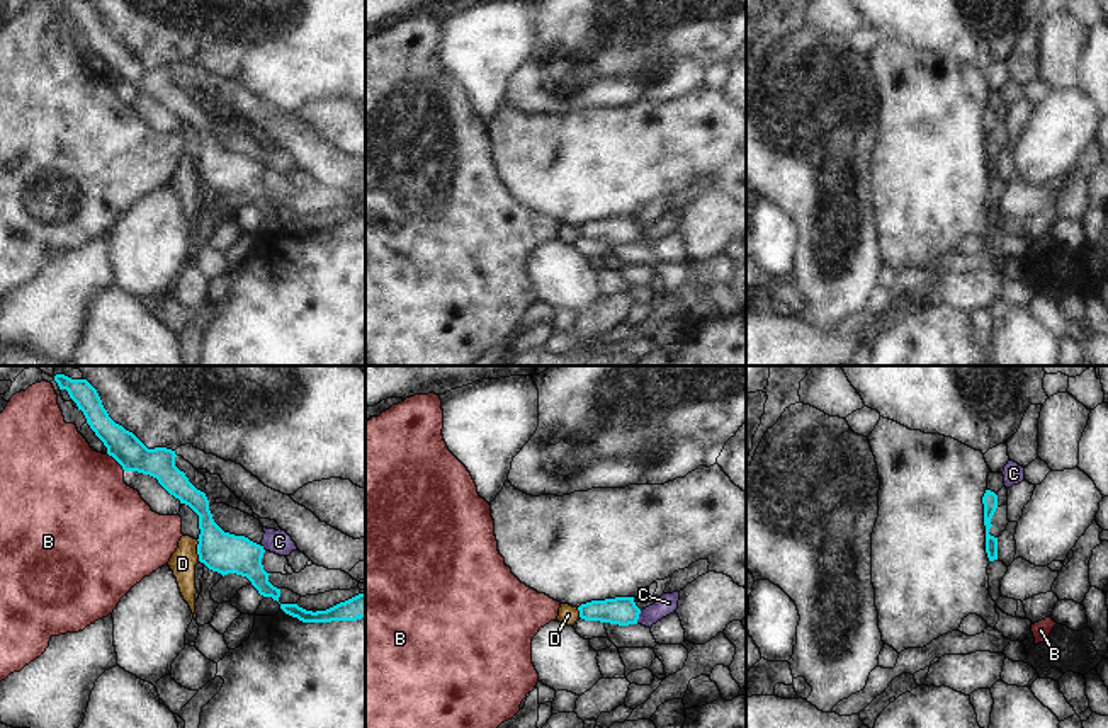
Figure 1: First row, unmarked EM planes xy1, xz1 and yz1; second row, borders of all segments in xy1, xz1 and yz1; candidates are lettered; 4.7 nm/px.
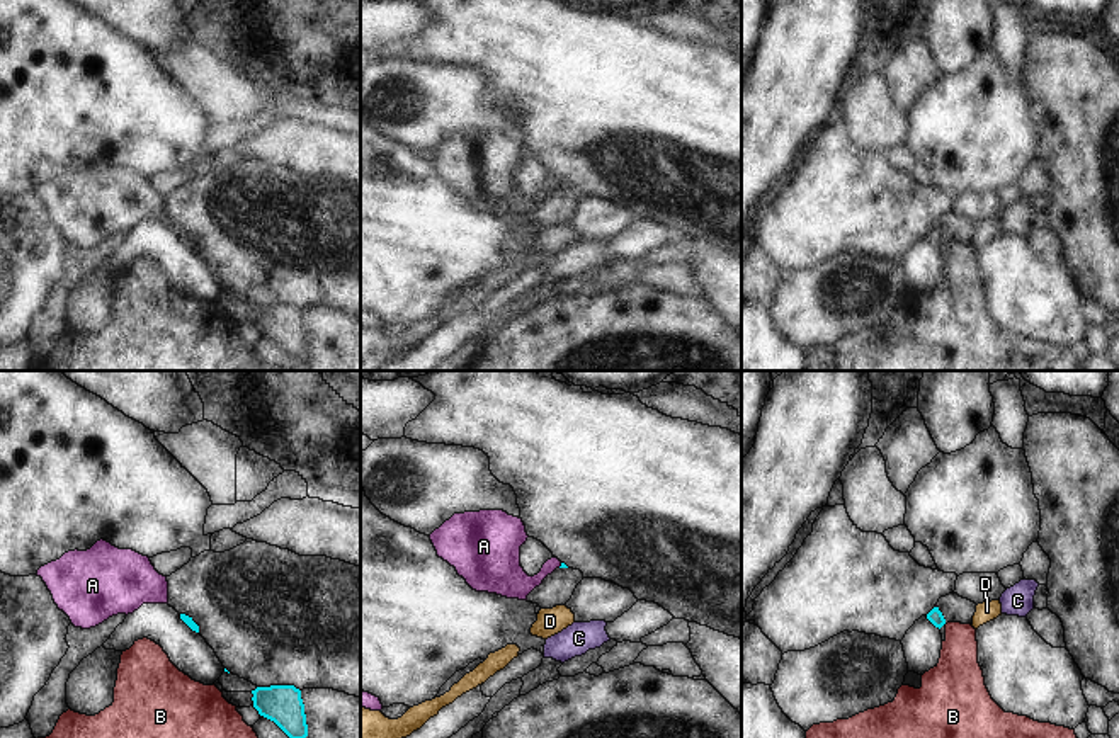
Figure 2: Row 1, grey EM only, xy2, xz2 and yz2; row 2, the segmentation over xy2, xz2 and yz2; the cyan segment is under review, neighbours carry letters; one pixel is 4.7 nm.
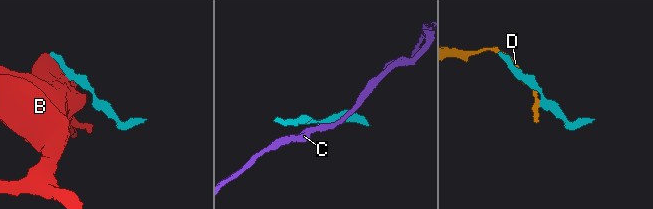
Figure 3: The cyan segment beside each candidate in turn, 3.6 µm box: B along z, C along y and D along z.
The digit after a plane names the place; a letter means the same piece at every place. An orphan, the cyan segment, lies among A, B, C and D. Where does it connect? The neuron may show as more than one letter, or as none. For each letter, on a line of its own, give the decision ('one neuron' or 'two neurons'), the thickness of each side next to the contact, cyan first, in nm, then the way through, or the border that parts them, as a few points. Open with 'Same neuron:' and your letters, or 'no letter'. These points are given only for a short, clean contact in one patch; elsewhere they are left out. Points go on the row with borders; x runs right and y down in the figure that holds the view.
Same neuron: A
A: one neuron | 20/160 nm | across xz2 (563, 565), (562, 565), (512, 582)
B: two neurons | 150/460 nm | along xy1 (106, 453), (124, 470)
C: two neurons | 140/90 nm | along xz1 (641, 611), (636, 623)
D: two neurons | 190/120 nm | along xy1 (196, 540), (199, 560)

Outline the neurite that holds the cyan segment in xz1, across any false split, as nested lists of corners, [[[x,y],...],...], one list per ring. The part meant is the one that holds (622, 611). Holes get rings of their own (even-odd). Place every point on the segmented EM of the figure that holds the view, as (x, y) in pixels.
[[[615,597],[605,600],[591,600],[578,607],[579,617],[585,621],[600,621],[619,626],[637,624],[641,609],[634,597]]]

